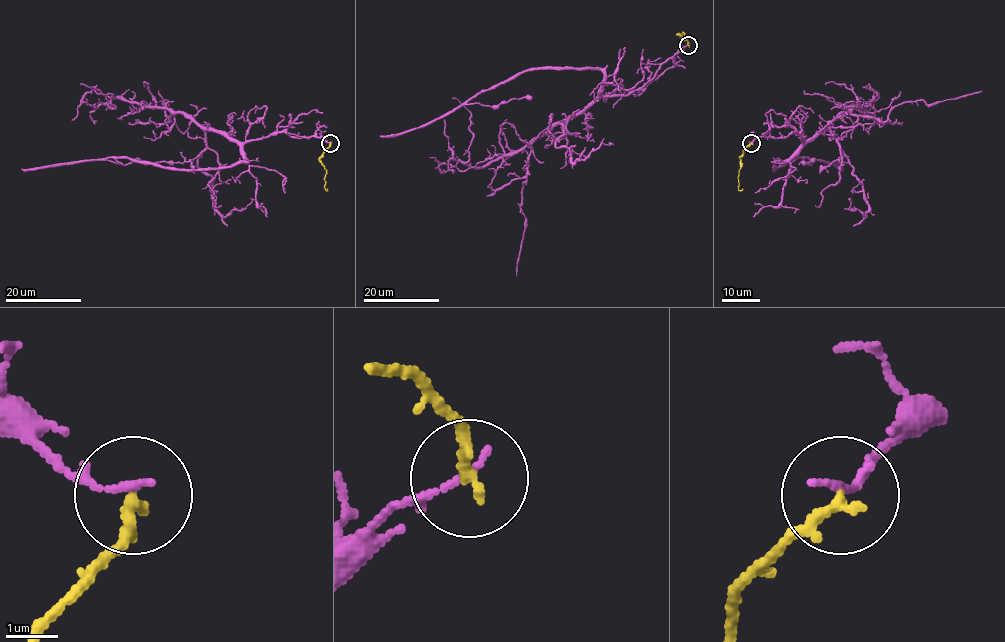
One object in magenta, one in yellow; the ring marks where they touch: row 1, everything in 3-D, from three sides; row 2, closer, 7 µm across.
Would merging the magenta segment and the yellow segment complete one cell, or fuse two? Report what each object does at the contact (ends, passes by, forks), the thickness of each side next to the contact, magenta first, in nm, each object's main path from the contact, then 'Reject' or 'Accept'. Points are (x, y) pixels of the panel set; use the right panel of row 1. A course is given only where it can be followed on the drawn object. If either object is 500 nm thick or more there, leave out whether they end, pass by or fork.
At the ring magenta ends. At the ring yellow ends. Thickness 140 nm (magenta) against 240 nm. Course of magenta: (751, 143), (797, 133), (802, 144), (774, 169), (795, 158), (842, 168). Course of yellow: (751, 143), (740, 159), (738, 189), (742, 188). Reject

